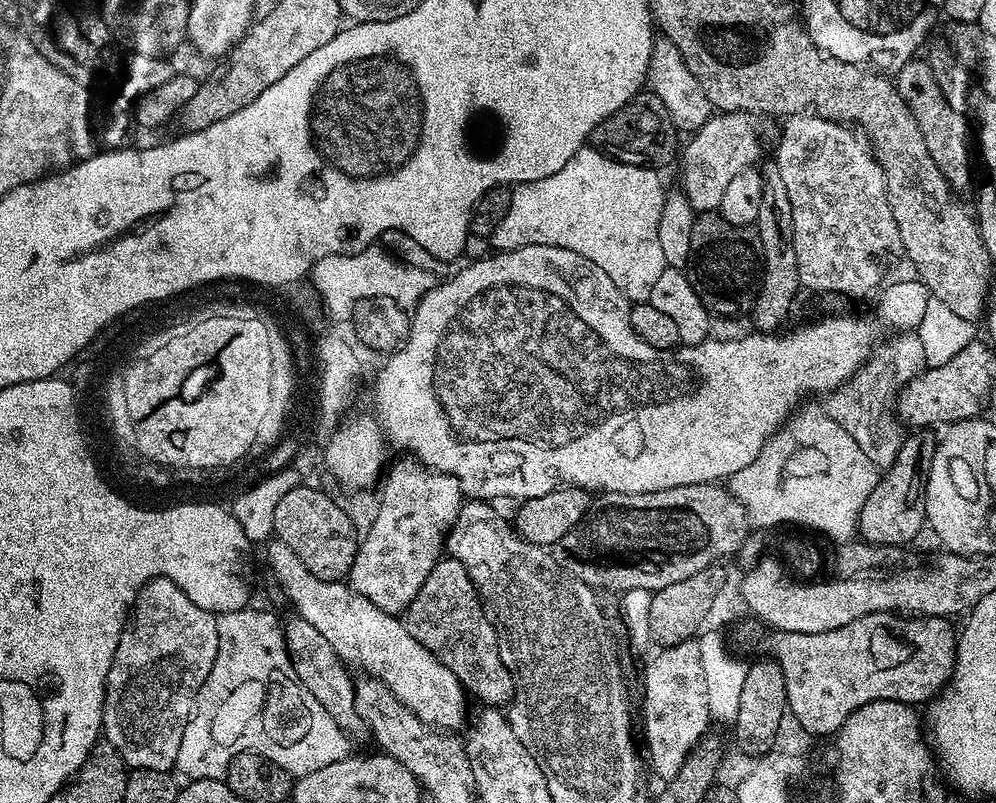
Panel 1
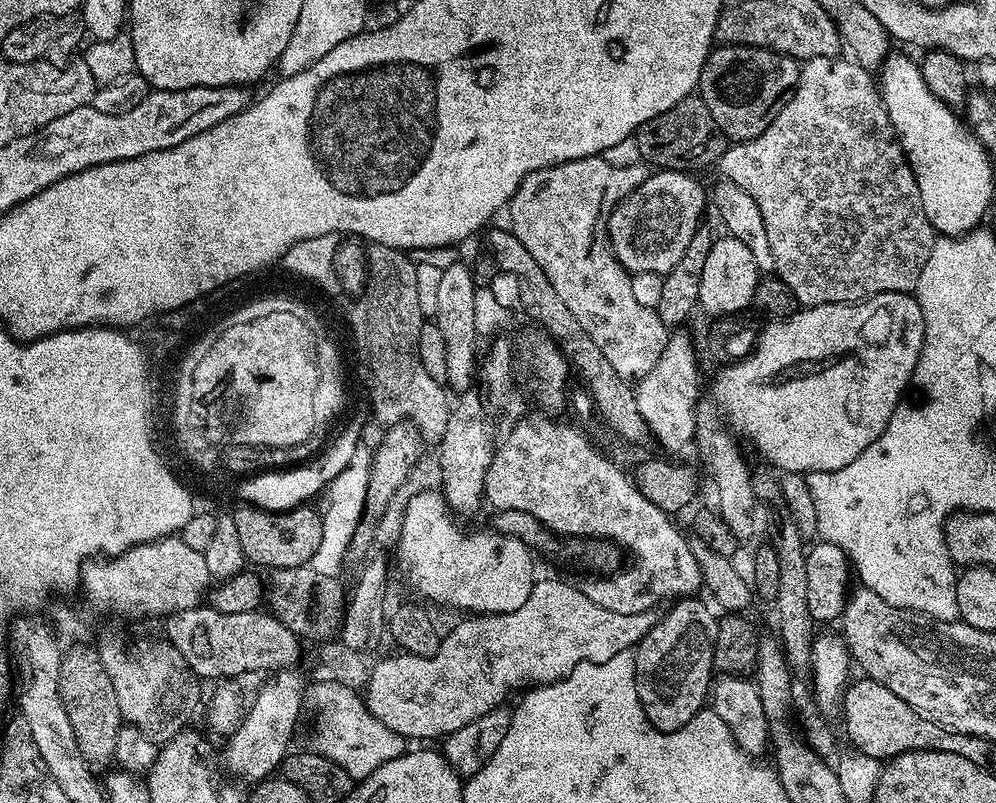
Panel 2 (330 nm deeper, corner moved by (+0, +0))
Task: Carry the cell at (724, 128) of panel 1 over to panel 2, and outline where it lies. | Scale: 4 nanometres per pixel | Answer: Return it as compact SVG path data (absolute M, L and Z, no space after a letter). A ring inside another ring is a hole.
M656 170L649 175L646 182L642 182L640 188L635 188L626 199L617 204L616 209L608 215L606 221L606 240L616 256L616 261L629 274L641 272L642 274L658 274L674 270L682 254L686 254L686 246L690 246L690 238L702 227L700 220L704 216L704 204L706 208L706 188L703 188L693 175L686 172L670 172Z

